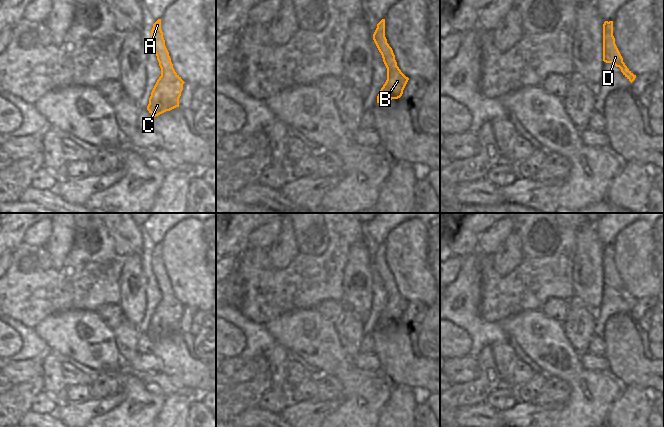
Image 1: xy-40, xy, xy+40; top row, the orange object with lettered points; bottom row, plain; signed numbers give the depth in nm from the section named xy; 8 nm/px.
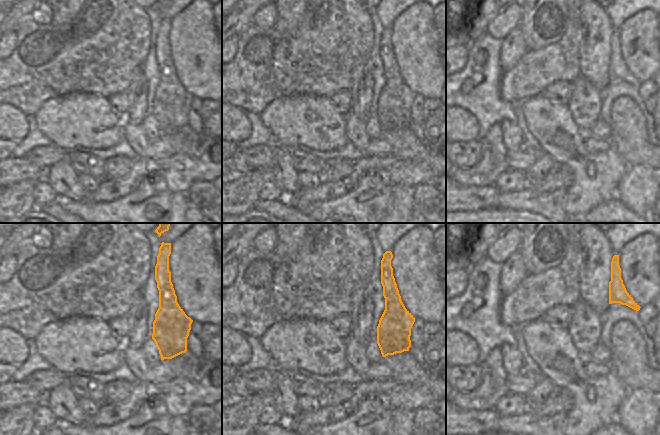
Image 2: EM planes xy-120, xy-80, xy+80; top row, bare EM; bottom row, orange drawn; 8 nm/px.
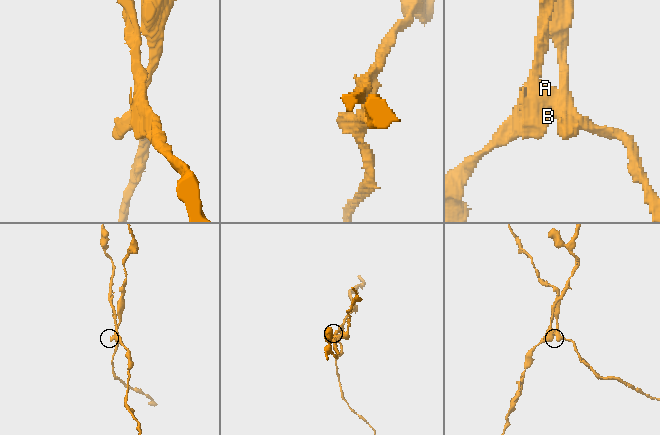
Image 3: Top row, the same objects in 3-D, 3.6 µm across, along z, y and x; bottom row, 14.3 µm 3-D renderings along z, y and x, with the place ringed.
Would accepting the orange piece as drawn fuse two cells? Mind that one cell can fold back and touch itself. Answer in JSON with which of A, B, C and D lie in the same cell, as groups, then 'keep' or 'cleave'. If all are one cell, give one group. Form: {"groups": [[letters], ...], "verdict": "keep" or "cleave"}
{"groups": [["A", "B", "C"], ["D"]], "verdict": "cleave"}

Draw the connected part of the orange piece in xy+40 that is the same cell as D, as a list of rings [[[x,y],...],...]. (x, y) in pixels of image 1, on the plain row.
[[[609,245],[607,248],[607,274],[603,275],[603,285],[606,287],[612,287],[616,291],[621,293],[623,299],[632,307],[636,299],[634,299],[623,286],[623,282],[615,268],[615,262],[613,260],[613,245]]]

